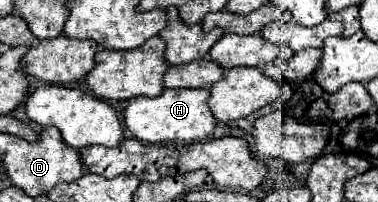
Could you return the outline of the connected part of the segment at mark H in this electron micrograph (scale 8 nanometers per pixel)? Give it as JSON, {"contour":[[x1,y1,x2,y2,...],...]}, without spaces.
{"contour":[[166,88,160,96,148,98,138,96,128,102,124,110,124,122,128,130,142,142,166,144,166,142,202,142,206,140,216,126,214,114,208,106,210,92,204,88,196,90,170,90]]}

